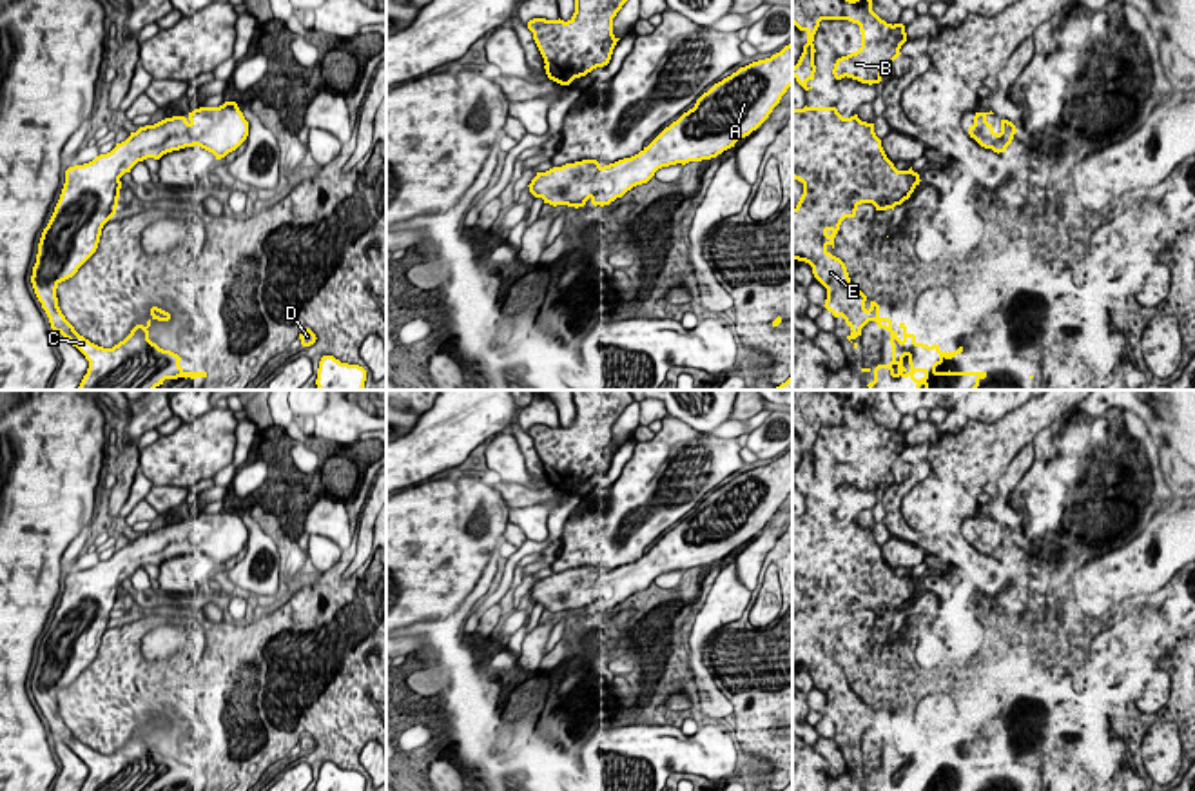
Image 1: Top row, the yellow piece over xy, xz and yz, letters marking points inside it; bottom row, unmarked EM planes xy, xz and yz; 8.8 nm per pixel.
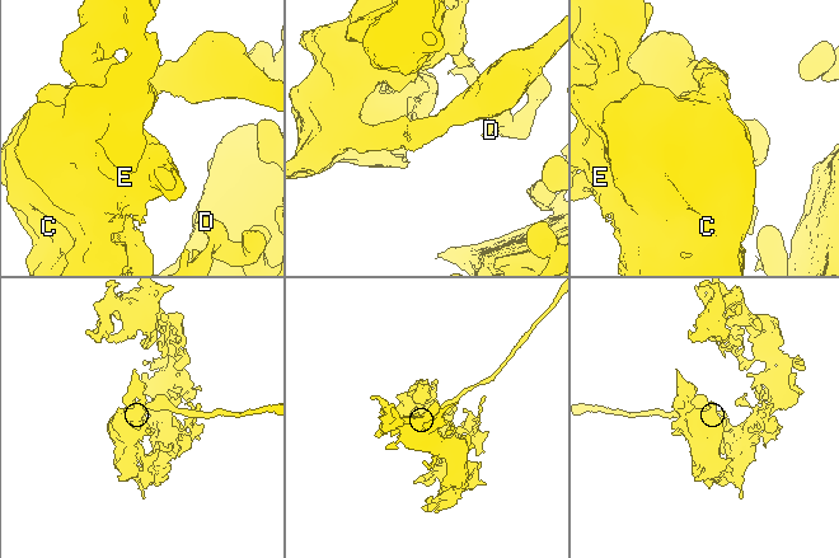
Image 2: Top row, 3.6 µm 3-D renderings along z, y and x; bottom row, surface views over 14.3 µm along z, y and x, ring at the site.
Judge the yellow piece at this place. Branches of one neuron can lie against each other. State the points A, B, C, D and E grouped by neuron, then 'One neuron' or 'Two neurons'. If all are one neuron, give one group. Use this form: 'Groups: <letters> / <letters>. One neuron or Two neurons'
Groups: A B C D E. One neuron

